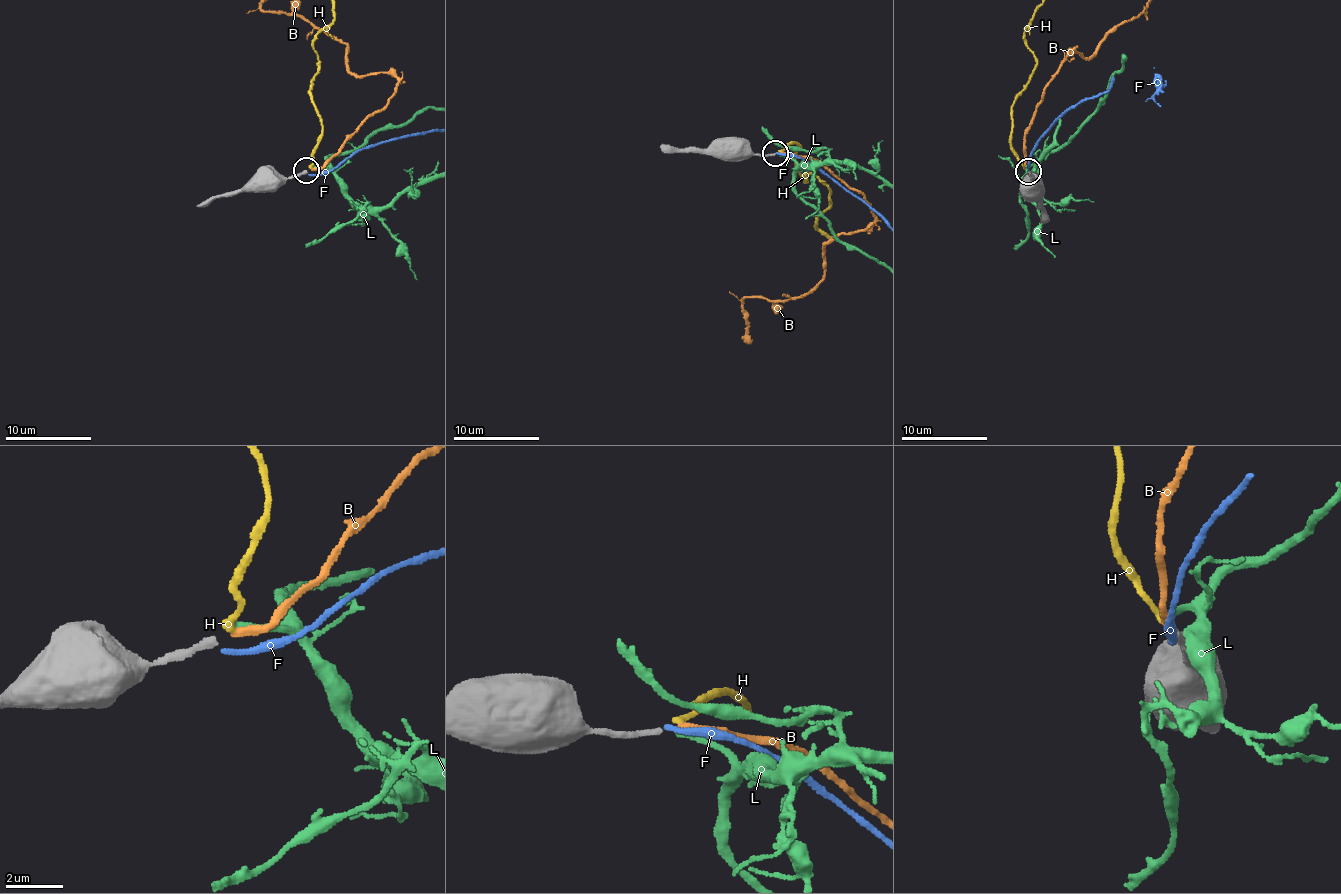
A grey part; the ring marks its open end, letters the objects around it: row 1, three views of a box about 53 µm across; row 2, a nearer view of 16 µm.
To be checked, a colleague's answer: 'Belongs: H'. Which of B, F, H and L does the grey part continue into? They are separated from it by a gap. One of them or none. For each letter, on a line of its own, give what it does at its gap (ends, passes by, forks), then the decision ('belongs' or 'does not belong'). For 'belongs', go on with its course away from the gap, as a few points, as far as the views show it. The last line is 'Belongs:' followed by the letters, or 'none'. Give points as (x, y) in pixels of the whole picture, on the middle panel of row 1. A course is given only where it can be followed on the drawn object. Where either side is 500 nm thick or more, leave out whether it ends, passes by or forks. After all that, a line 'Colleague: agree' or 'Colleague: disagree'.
B: it ends | does not belong
F: it ends | does not belong
H: it ends | belongs
L: it ends | does not belong
Belongs: H
Colleague: agree

